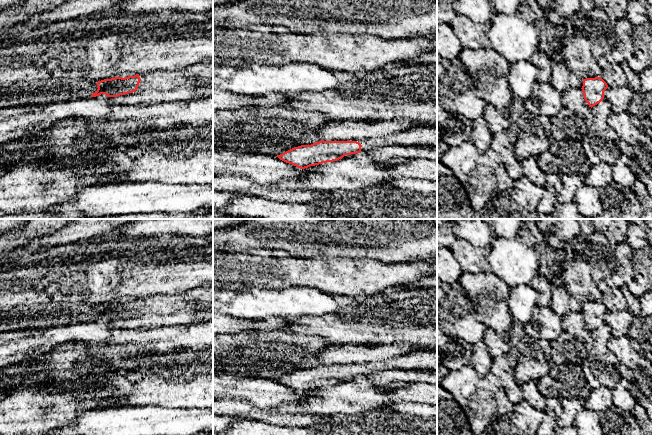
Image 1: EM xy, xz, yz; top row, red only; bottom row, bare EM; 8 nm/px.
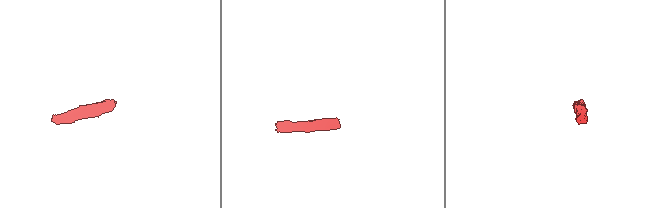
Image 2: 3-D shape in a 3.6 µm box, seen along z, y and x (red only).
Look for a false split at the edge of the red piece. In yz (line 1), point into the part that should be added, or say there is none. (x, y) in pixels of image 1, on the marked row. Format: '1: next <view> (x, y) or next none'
1: next none

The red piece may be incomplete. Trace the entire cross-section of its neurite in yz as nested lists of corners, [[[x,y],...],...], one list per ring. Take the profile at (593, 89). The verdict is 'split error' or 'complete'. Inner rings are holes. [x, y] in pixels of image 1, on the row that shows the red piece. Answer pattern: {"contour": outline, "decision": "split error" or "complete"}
{"contour": [[[601,77],[583,79],[581,89],[589,107],[592,108],[604,99],[604,91],[607,88],[607,83]]], "decision": "complete"}

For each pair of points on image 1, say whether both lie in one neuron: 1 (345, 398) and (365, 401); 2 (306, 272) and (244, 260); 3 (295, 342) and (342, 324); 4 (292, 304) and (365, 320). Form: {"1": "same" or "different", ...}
{"1": "same", "2": "same", "3": "different", "4": "different"}

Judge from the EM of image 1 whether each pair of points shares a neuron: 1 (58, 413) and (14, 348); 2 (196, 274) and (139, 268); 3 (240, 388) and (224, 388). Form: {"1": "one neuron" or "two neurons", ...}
{"1": "two neurons", "2": "one neuron", "3": "one neuron"}

